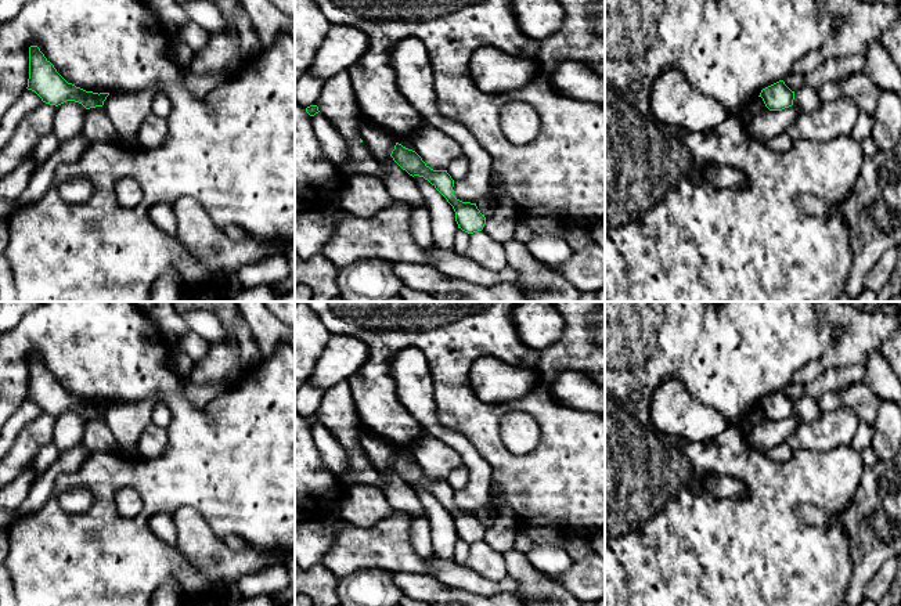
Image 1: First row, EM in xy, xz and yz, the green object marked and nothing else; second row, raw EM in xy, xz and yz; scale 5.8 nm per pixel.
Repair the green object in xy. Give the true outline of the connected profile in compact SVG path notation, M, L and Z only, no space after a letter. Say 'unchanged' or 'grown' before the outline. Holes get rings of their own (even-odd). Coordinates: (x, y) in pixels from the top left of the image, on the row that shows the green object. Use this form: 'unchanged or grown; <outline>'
unchanged; M37 46L29 47L29 79L26 89L35 91L46 104L58 107L66 101L75 101L86 109L102 107L109 95L109 93L86 91L68 83Z

